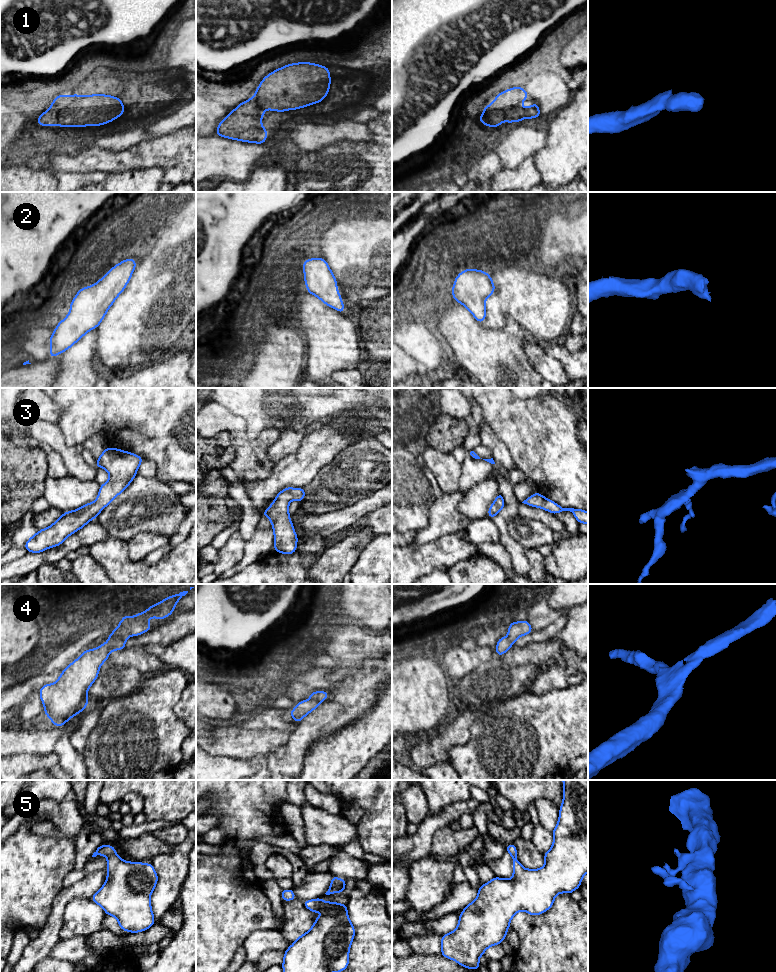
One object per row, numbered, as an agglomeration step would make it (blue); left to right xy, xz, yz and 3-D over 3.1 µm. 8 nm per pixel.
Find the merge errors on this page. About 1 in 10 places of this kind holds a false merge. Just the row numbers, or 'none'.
none

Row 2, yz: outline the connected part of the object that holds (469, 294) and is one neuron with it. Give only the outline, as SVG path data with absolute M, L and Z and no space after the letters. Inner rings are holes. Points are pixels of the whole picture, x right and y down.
M465 269L455 278L452 297L465 306L478 322L483 323L486 317L485 300L494 291L494 282L488 273Z

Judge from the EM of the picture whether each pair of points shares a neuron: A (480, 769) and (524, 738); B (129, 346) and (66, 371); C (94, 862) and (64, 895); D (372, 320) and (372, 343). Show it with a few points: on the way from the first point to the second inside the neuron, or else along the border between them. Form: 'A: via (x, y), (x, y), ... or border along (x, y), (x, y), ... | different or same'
A: via (491, 769), (513, 749) | same
B: border along (96, 364), (103, 373) | different
C: border along (106, 865), (86, 874) | different
D: via (372, 326), (372, 337) | same

